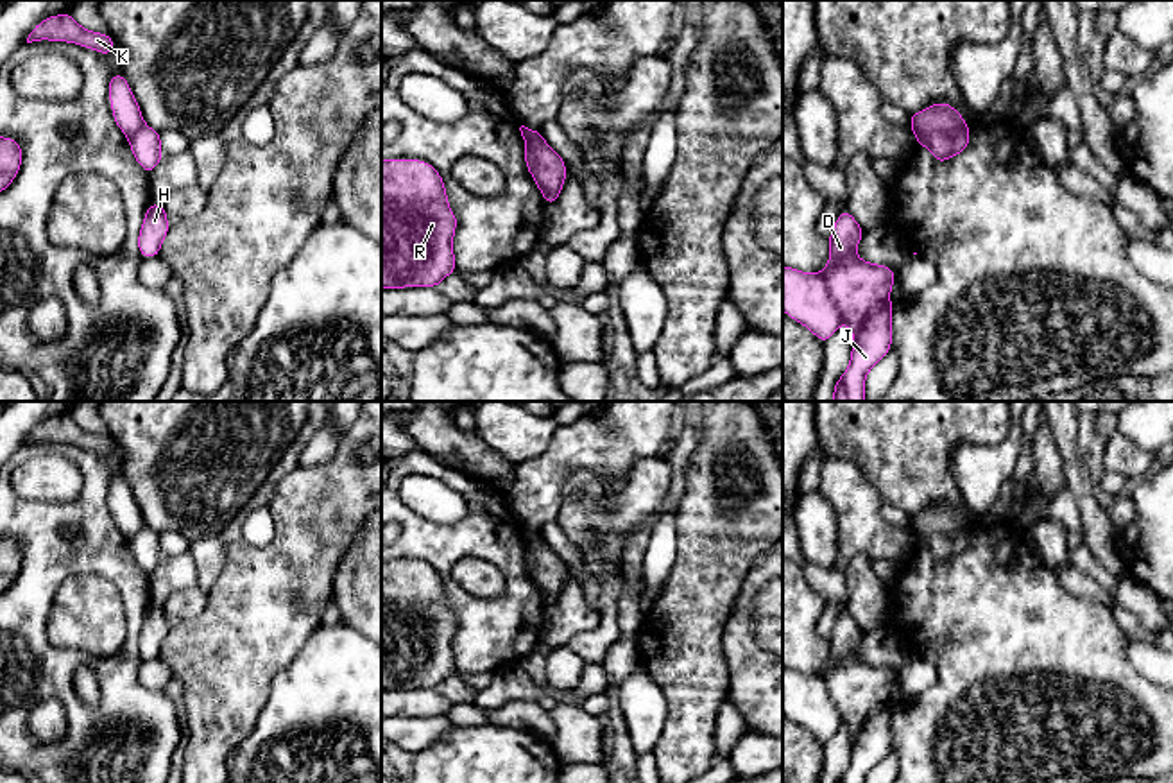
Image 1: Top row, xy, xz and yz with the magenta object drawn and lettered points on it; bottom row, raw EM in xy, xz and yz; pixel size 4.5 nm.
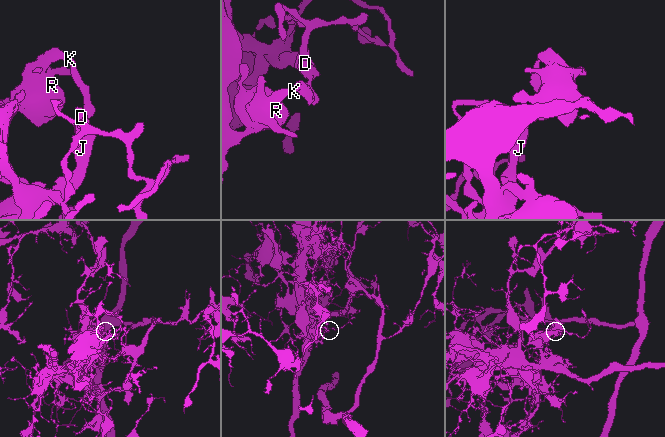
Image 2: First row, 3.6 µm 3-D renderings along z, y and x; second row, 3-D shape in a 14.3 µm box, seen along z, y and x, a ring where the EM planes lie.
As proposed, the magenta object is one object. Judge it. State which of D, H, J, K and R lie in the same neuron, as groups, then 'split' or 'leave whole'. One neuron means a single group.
D K R / H J; split

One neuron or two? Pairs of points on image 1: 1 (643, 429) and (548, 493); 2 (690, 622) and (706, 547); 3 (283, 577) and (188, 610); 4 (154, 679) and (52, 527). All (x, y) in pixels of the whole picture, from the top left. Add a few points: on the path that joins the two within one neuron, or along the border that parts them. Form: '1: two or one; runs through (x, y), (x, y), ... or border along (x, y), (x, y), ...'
1: one; runs through (615, 443), (573, 447), (556, 464)
2: one; runs through (693, 604), (706, 579), (706, 565)
3: two; border along (208, 592), (208, 602), (196, 617), (178, 620)
4: two; border along (142, 660), (138, 679), (149, 688), (162, 690)

